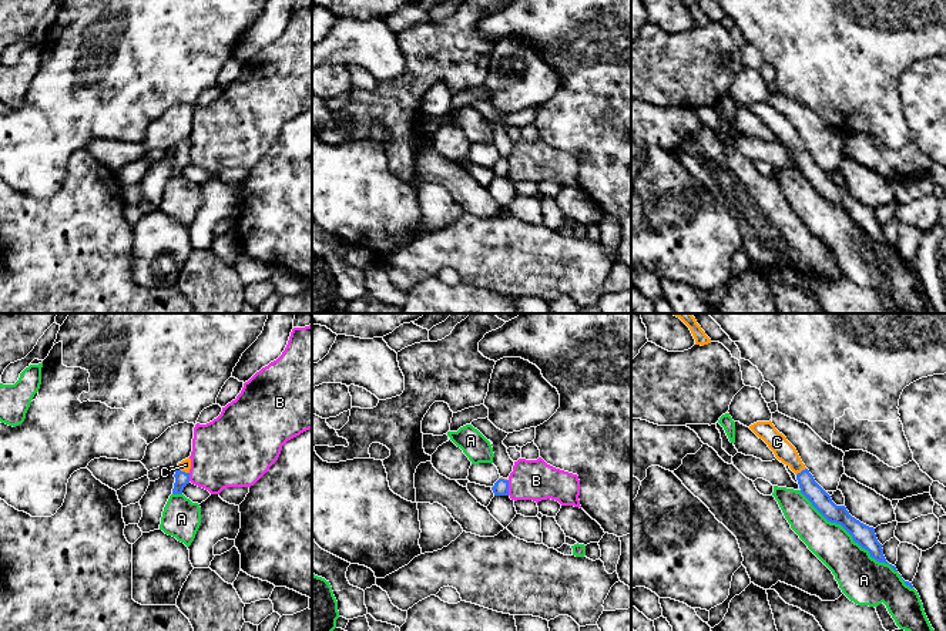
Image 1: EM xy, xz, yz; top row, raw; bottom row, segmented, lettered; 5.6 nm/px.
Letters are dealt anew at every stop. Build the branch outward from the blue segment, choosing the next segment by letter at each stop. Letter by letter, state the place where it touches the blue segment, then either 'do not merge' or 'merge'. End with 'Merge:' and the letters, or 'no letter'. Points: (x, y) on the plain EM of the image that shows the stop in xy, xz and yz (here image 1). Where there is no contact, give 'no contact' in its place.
A: yz (849, 214) | do not merge
B: xz (507, 168) | do not merge
C: xy (183, 153) | merge
Merge: C

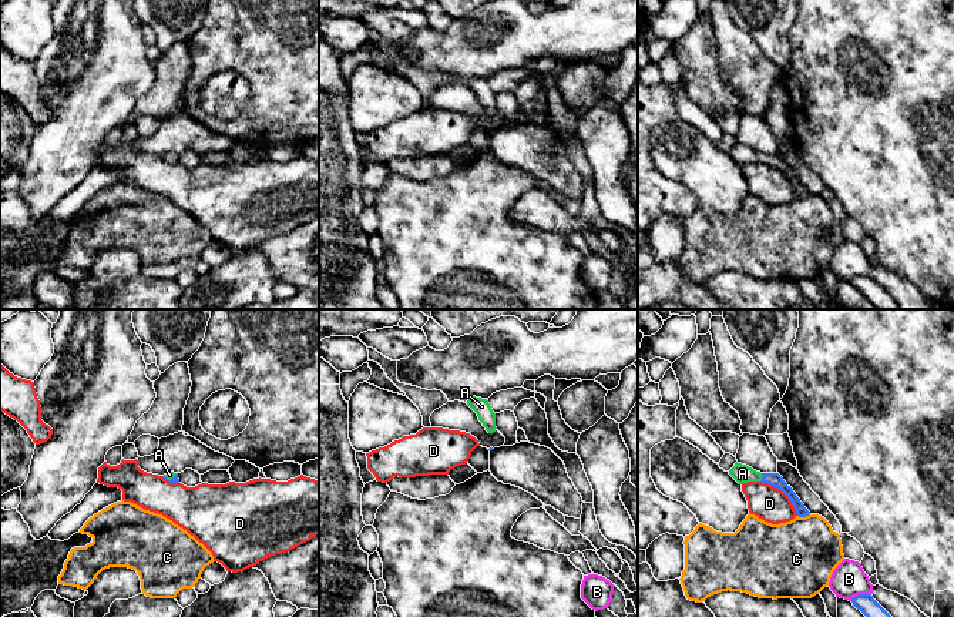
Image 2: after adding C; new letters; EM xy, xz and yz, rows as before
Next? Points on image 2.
A: yz (762, 158) | merge
B: yz (860, 275) | do not merge
C: yz (803, 197) | do not merge
D: yz (783, 173) | do not merge
Merge: A

